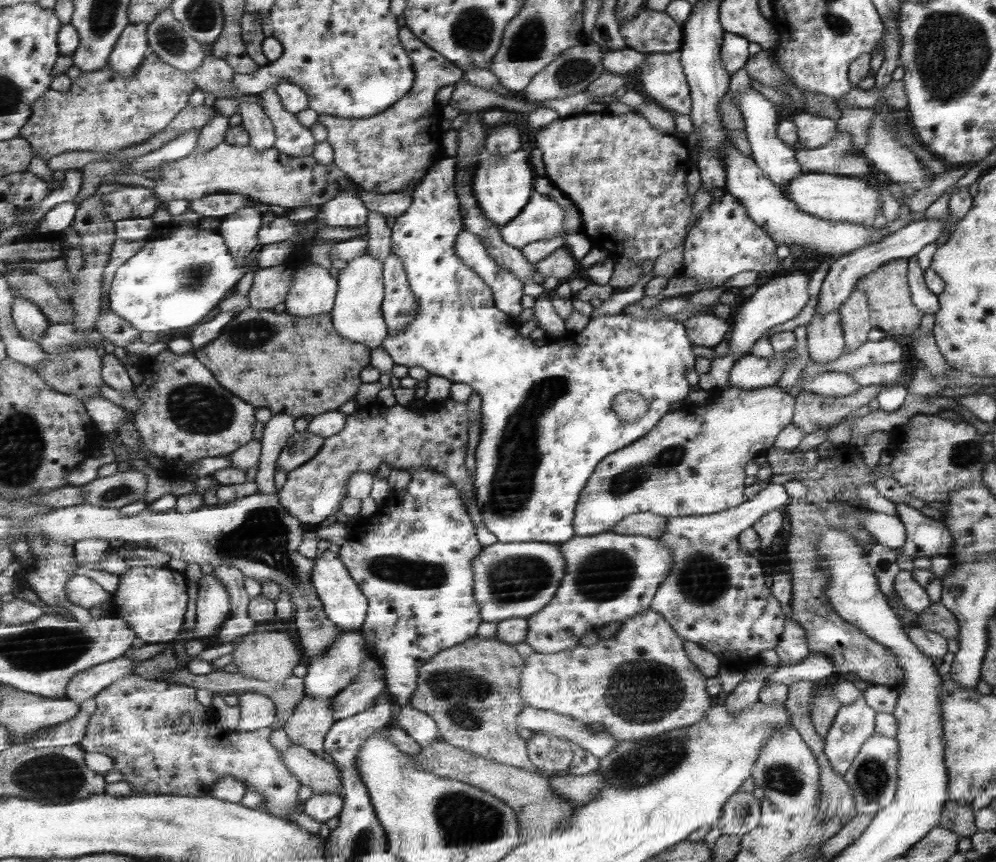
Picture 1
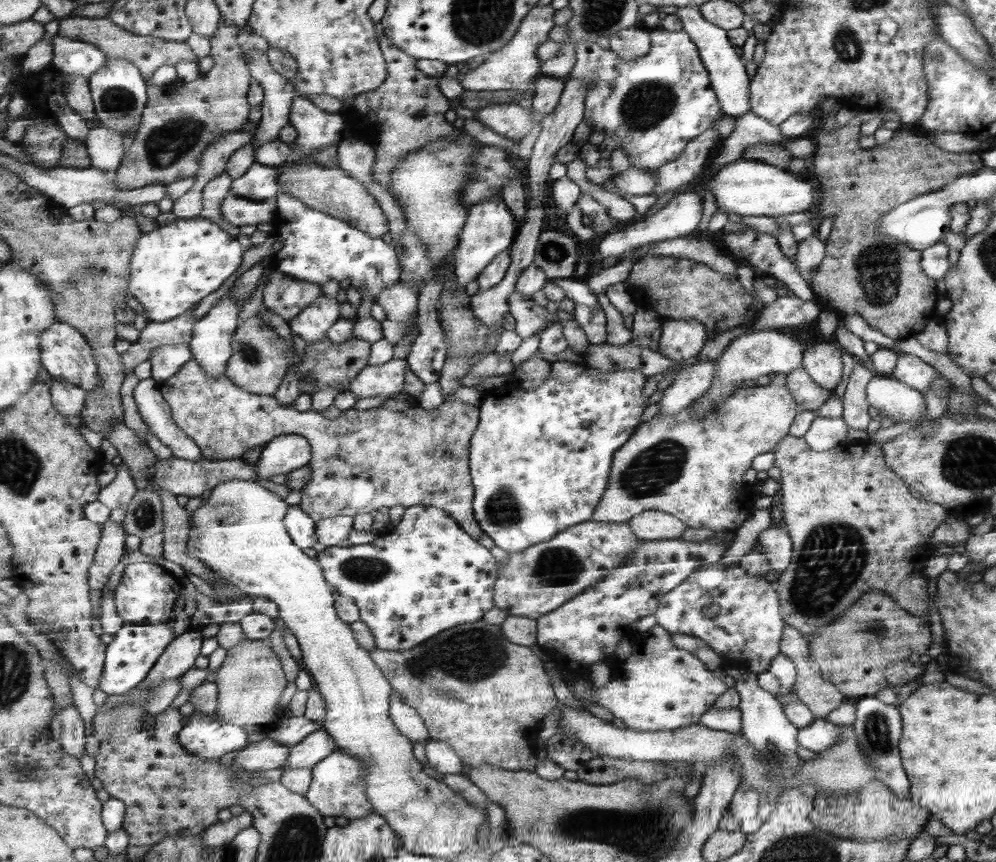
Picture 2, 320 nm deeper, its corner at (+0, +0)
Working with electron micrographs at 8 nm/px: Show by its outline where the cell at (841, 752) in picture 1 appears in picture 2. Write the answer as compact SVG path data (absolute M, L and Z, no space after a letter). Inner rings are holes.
M814 717L809 726L798 730L797 745L807 748L811 752L821 752L837 742L839 738L839 728L824 718Z

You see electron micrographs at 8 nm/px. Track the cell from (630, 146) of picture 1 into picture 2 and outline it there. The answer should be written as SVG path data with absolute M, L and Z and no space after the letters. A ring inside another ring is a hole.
M513 103L497 104L483 107L476 112L476 119L489 127L495 134L509 138L518 143L523 136L535 126L532 114Z

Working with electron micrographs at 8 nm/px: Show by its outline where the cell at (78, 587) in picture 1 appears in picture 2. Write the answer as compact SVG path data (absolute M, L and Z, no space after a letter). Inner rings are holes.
M111 518L103 525L103 530L94 565L89 568L89 586L99 590L110 581L115 567L123 560L128 535L124 527Z

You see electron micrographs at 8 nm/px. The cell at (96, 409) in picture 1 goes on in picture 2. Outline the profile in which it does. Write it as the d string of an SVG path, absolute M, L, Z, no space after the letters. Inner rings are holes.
M123 461L118 466L117 478L109 486L101 487L97 499L114 511L119 507L128 506L138 494L139 490L136 487L135 479Z

